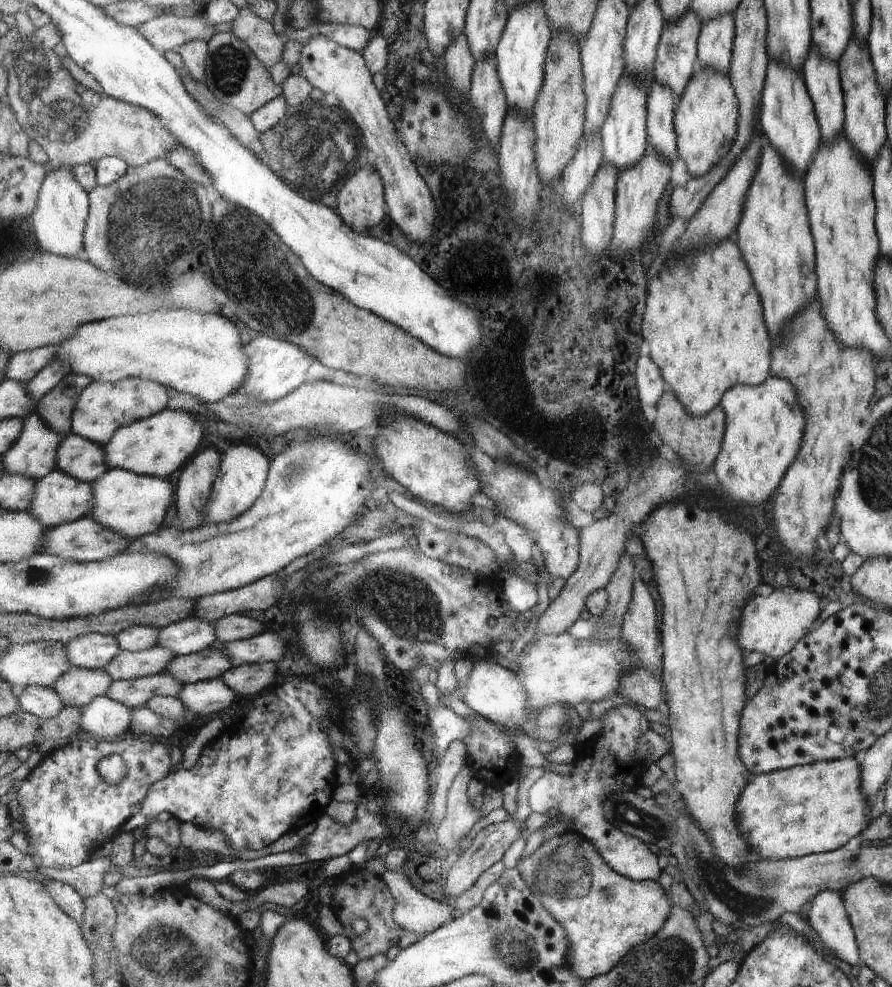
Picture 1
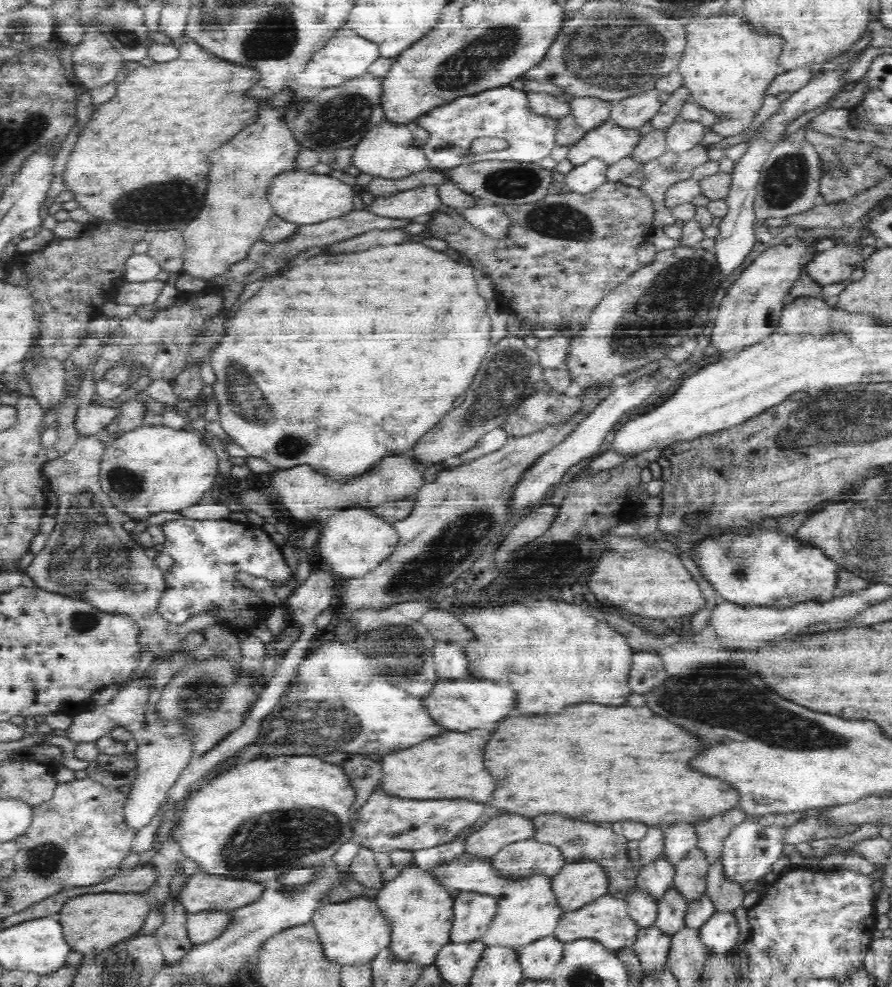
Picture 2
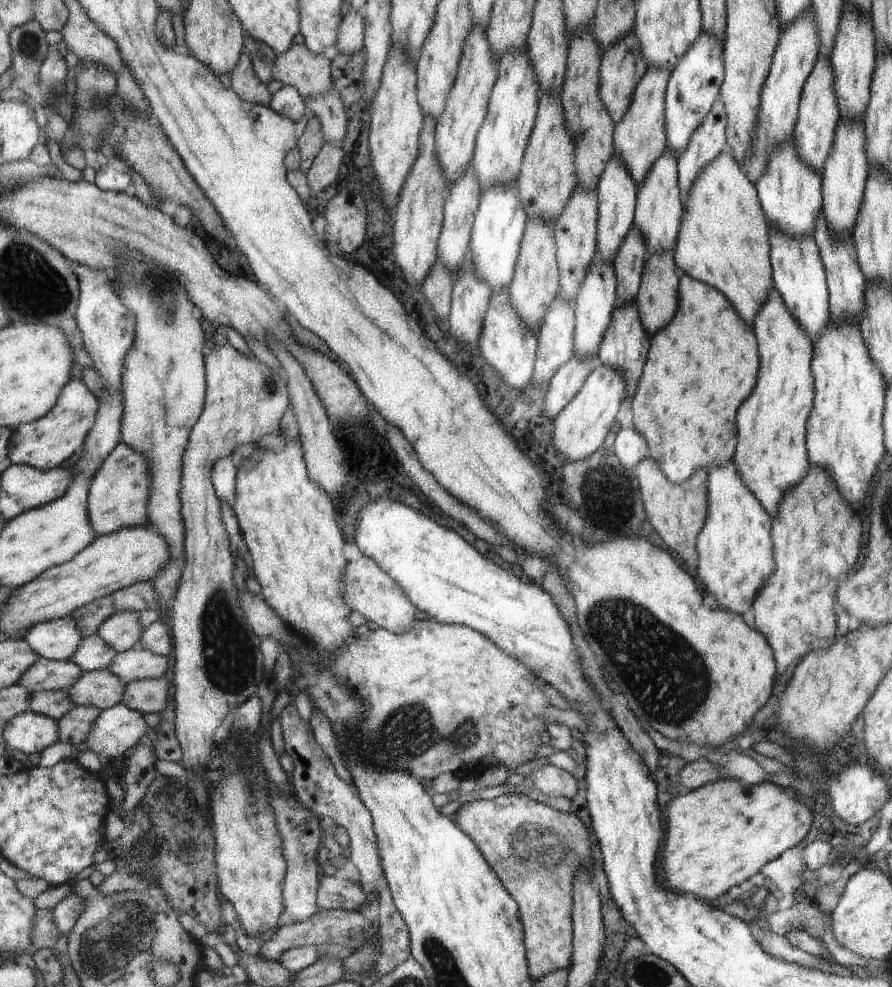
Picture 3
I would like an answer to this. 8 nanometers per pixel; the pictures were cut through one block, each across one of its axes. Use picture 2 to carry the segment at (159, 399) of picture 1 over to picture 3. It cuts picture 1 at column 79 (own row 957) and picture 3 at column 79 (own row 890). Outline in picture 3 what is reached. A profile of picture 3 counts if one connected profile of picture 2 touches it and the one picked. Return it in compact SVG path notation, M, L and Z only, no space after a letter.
M73 379L62 390L62 396L58 398L58 404L54 406L52 412L48 412L41 420L14 430L10 442L12 462L14 465L34 466L46 472L60 468L86 446L88 434L98 420L98 410L100 410L98 396L88 388L84 380Z

